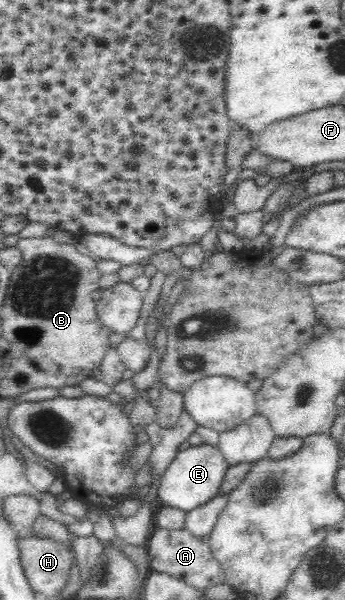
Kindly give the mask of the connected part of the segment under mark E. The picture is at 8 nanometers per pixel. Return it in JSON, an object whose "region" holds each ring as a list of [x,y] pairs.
{"region":[[[204,443],[198,447],[184,445],[172,464],[161,475],[160,486],[157,490],[159,502],[164,506],[178,508],[186,514],[218,495],[229,467],[227,460],[217,447]]]}

